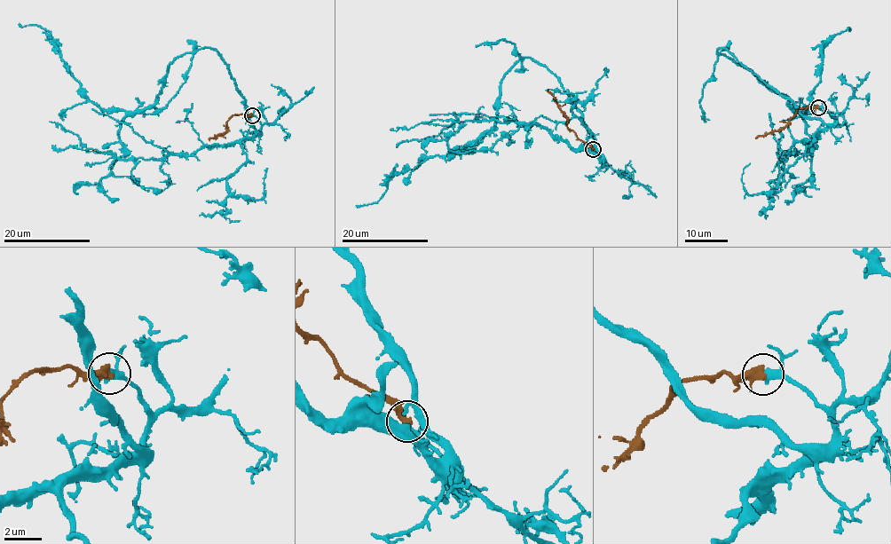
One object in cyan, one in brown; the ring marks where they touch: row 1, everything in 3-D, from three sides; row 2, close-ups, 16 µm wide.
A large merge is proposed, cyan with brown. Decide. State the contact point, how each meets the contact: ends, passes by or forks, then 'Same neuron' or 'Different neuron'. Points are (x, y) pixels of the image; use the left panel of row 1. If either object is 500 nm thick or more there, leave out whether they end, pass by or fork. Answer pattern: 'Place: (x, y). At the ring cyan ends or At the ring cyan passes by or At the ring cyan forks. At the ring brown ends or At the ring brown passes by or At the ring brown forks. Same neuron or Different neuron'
Place: (252, 115). Same neuron

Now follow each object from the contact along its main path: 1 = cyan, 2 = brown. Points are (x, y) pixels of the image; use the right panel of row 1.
1: (818, 106), (832, 123), (805, 116), (718, 50), (808, 112), (822, 49), (849, 28)
2: (817, 106), (800, 107), (783, 128), (755, 137)

